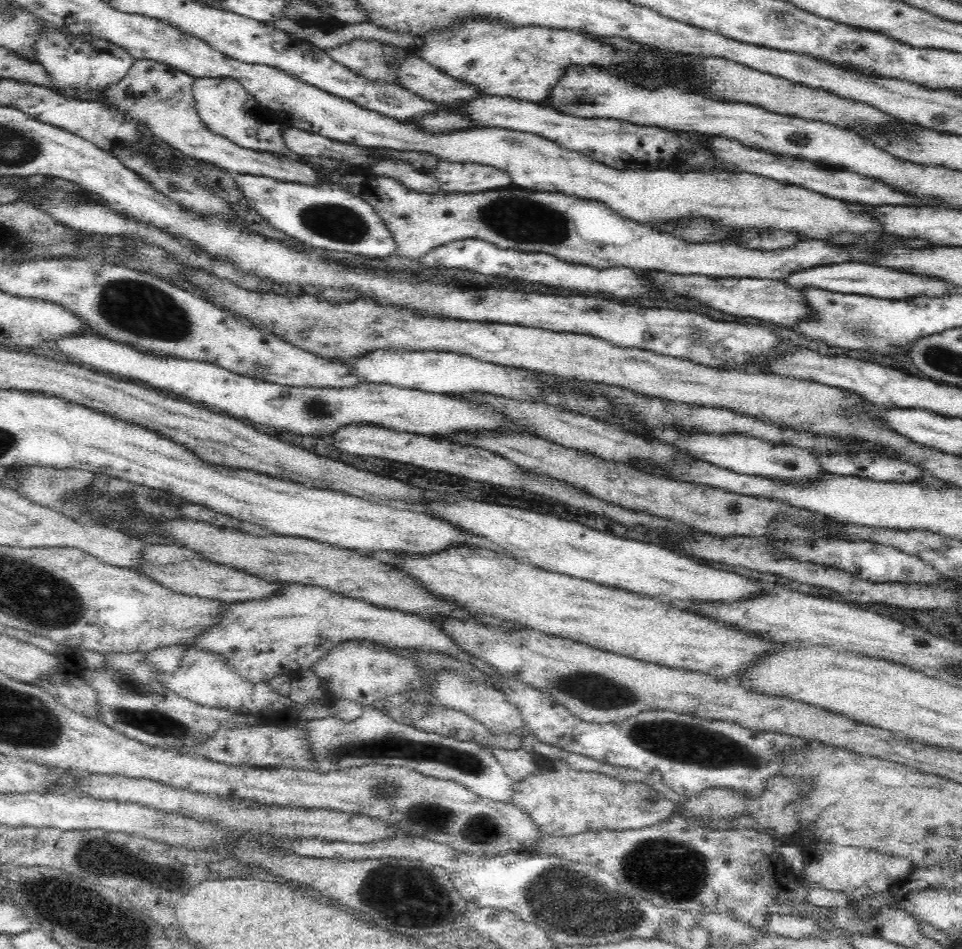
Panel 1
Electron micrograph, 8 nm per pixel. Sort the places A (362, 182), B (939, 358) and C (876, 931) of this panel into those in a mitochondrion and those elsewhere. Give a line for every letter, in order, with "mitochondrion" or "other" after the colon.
A: other
B: mitochondrion
C: other

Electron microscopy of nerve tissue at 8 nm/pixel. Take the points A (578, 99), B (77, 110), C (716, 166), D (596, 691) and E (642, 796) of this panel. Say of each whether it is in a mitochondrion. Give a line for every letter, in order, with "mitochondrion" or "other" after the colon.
A: mitochondrion
B: other
C: other
D: mitochondrion
E: other

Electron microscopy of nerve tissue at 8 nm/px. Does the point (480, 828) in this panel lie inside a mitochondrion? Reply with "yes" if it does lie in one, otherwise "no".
yes

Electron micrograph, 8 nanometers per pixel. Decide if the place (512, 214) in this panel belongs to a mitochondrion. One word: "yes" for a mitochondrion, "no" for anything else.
yes

